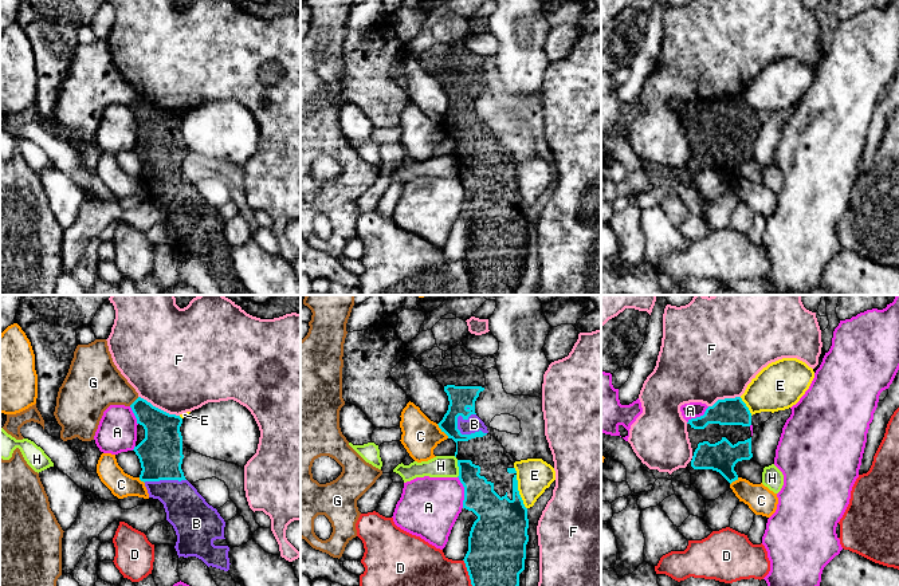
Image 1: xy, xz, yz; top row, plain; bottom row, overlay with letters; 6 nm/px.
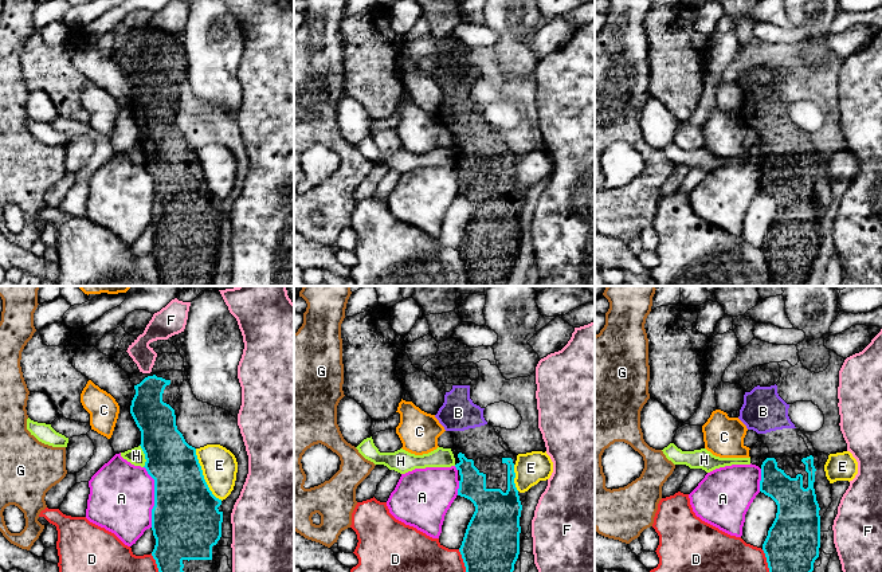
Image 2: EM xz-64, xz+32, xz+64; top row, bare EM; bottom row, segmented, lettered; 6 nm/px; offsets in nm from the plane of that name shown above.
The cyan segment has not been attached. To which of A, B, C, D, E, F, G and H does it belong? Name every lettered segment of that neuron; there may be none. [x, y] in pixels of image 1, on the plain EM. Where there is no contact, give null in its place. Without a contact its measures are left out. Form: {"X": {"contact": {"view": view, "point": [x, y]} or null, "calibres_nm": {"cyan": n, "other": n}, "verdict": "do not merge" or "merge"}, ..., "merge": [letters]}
{"A": {"contact": {"view": "xz", "point": [464, 192]}, "calibres_nm": {"cyan": 240, "other": 360}, "verdict": "do not merge"}, "B": {"contact": {"view": "xz", "point": [466, 134]}, "calibres_nm": {"cyan": 140, "other": 100}, "verdict": "merge"}, "C": {"contact": {"view": "xz", "point": [442, 130]}, "calibres_nm": {"cyan": 140, "other": 220}, "verdict": "do not merge"}, "D": {"contact": {"view": "xz", "point": [470, 276]}, "calibres_nm": {"cyan": 360, "other": 480}, "verdict": "do not merge"}, "E": {"contact": {"view": "xz", "point": [518, 192]}, "calibres_nm": {"cyan": 320, "other": 200}, "verdict": "do not merge"}, "F": {"contact": {"view": "xy", "point": [157, 107]}, "calibres_nm": {"cyan": 260, "other": 500}, "verdict": "do not merge"}, "G": {"contact": {"view": "xy", "point": [134, 101]}, "calibres_nm": {"cyan": 200, "other": 300}, "verdict": "do not merge"}, "H": {"contact": {"view": "xz", "point": [459, 168]}, "calibres_nm": {"cyan": 190, "other": 130}, "verdict": "do not merge"}, "merge": ["B"]}

